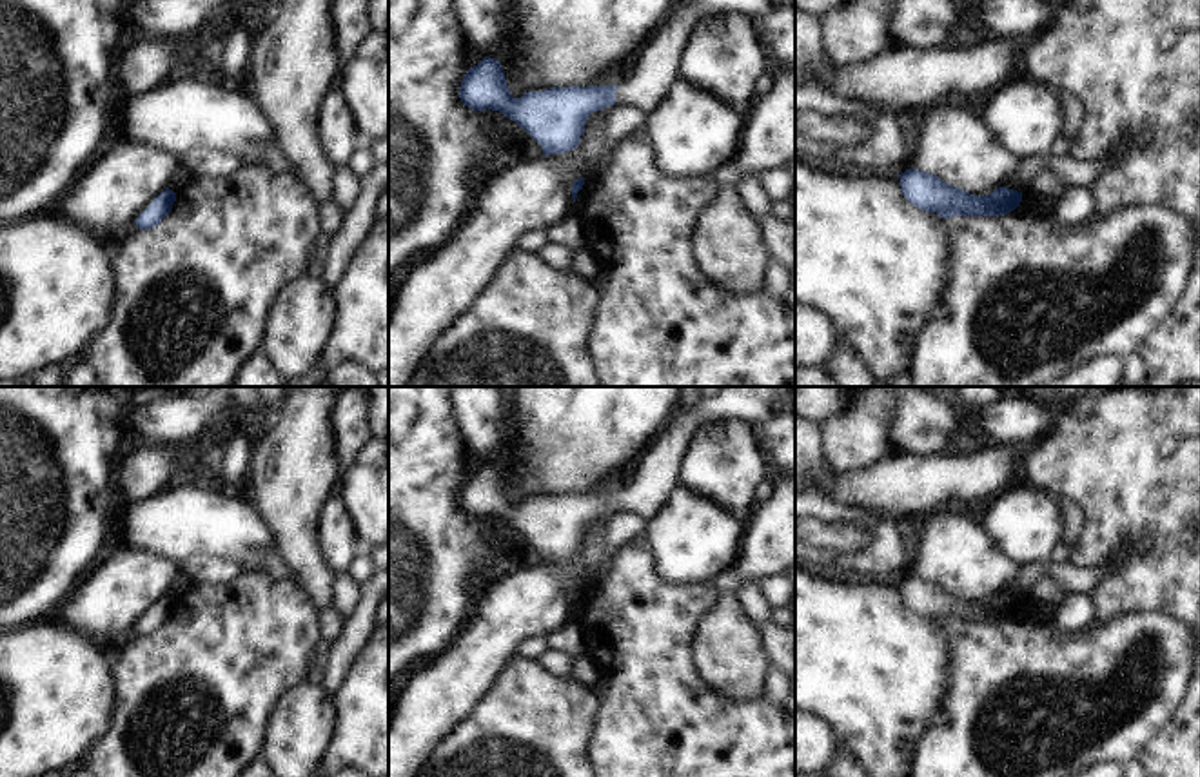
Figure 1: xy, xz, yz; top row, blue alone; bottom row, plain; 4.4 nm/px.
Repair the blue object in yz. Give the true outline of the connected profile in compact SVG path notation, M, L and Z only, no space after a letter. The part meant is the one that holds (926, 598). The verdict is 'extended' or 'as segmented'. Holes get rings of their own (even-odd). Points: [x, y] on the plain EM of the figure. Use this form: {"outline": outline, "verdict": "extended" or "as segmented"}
{"outline": "M908 575L899 585L902 603L911 612L937 619L944 626L951 623L1004 623L1022 608L1022 599L1008 594L998 594L988 603L975 603L920 575Z", "verdict": "as segmented"}

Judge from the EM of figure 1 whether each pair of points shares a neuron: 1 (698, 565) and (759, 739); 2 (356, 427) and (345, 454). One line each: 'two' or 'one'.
1: two
2: one

